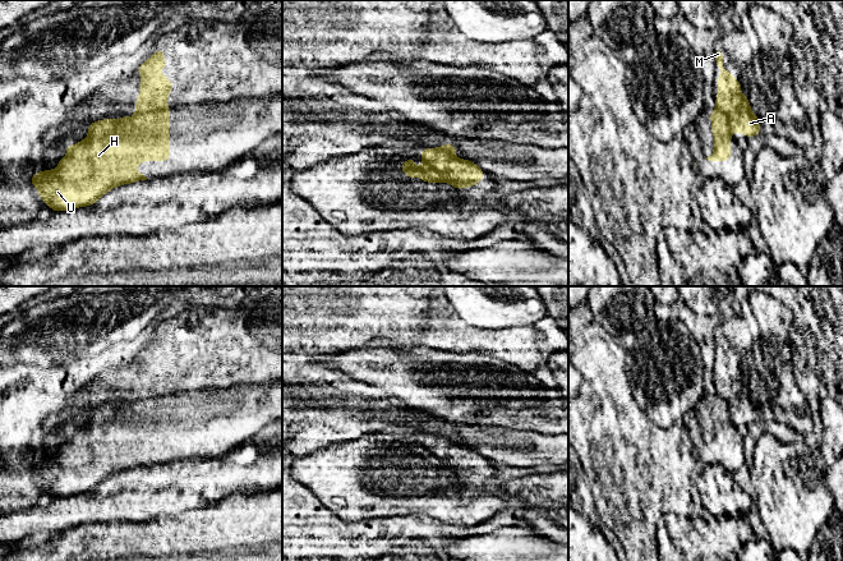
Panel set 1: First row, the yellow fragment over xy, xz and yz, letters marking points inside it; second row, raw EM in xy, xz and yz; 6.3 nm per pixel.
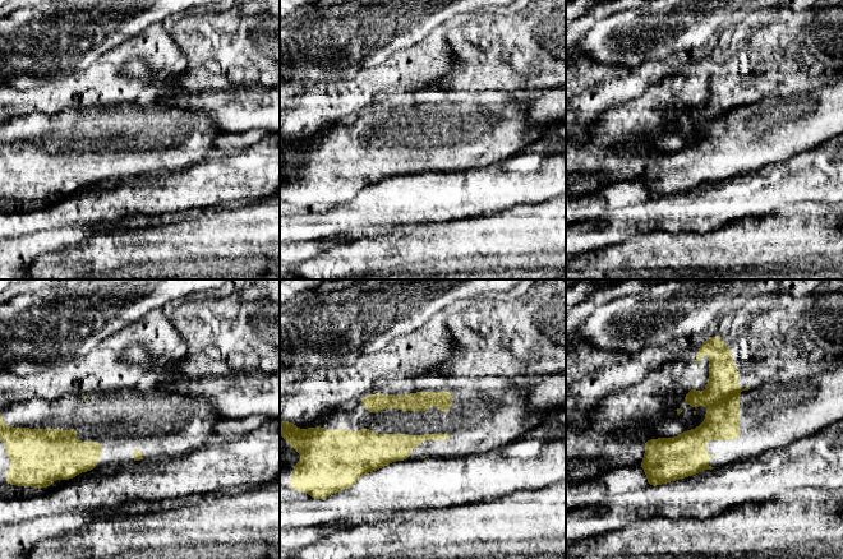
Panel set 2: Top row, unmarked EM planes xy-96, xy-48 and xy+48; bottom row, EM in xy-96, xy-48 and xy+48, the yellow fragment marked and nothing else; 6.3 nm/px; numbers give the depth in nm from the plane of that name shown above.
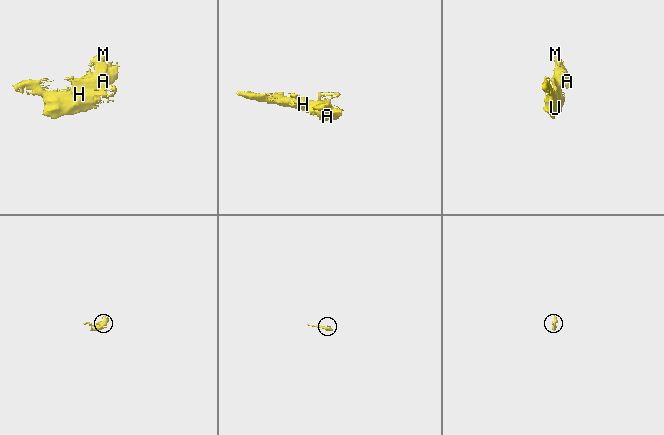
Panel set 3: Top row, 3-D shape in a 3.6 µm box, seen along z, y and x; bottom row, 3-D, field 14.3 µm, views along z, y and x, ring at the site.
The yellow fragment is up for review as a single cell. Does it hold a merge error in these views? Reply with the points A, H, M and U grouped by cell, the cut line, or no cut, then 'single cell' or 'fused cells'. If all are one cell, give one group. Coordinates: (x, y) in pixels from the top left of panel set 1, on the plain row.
A M / H U | xy (167, 394), (137, 400) | fused cells

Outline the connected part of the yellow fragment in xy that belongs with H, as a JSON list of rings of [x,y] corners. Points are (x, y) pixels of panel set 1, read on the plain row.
[[[170,395],[89,409],[87,424],[65,432],[65,438],[68,441],[59,446],[56,455],[42,456],[31,464],[42,484],[40,488],[49,491],[52,498],[95,491],[116,473],[147,466],[137,459],[140,449],[170,446]]]

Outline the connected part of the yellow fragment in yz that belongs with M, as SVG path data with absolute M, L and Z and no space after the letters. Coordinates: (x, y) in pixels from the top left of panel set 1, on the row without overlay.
M715 335L715 351L722 357L718 362L717 395L727 401L734 419L743 419L746 424L759 422L759 404L751 397L748 383L741 380L741 368L723 354L722 335Z

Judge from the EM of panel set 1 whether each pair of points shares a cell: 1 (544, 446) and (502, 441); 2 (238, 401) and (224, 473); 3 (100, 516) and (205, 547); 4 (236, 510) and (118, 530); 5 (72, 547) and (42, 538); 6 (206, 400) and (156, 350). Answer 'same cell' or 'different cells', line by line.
1: same cell
2: different cells
3: different cells
4: same cell
5: different cells
6: different cells

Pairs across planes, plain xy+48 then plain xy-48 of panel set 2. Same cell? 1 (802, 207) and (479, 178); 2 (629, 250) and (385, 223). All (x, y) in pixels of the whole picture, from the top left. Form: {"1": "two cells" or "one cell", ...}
{"1": "two cells", "2": "two cells"}

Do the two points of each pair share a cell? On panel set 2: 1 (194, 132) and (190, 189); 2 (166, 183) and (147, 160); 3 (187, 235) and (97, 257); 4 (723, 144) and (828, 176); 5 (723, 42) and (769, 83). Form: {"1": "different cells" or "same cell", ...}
{"1": "different cells", "2": "different cells", "3": "same cell", "4": "different cells", "5": "same cell"}

